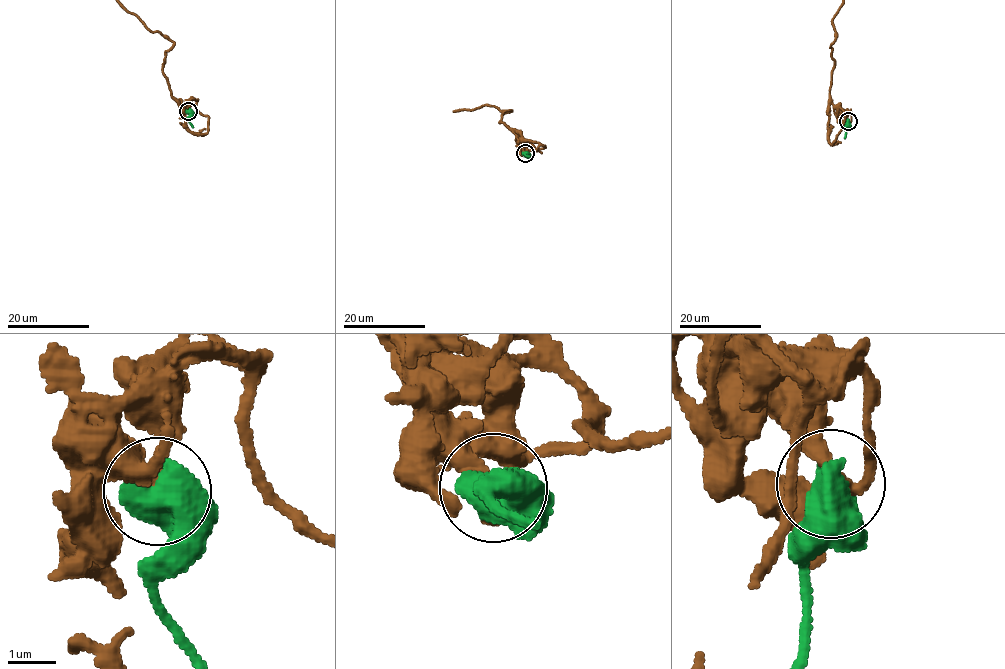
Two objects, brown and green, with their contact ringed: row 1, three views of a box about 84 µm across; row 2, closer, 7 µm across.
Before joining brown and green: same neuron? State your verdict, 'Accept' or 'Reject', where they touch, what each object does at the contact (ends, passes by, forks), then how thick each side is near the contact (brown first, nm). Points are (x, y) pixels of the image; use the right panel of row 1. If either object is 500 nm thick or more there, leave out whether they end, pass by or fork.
Accept. Place: (848, 121). Thickness 320 nm (brown) against 950 nm

